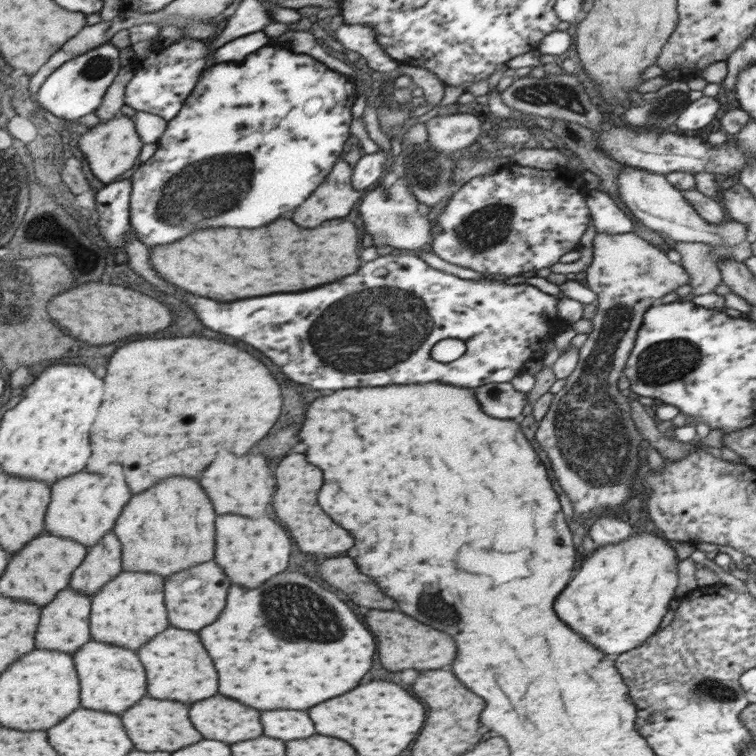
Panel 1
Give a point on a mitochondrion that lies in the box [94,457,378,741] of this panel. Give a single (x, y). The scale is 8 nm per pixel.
(282, 604)

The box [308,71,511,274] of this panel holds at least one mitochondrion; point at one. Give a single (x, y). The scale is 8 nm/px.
(427, 175)

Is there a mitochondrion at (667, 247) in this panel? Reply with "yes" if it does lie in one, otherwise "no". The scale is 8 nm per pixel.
no

